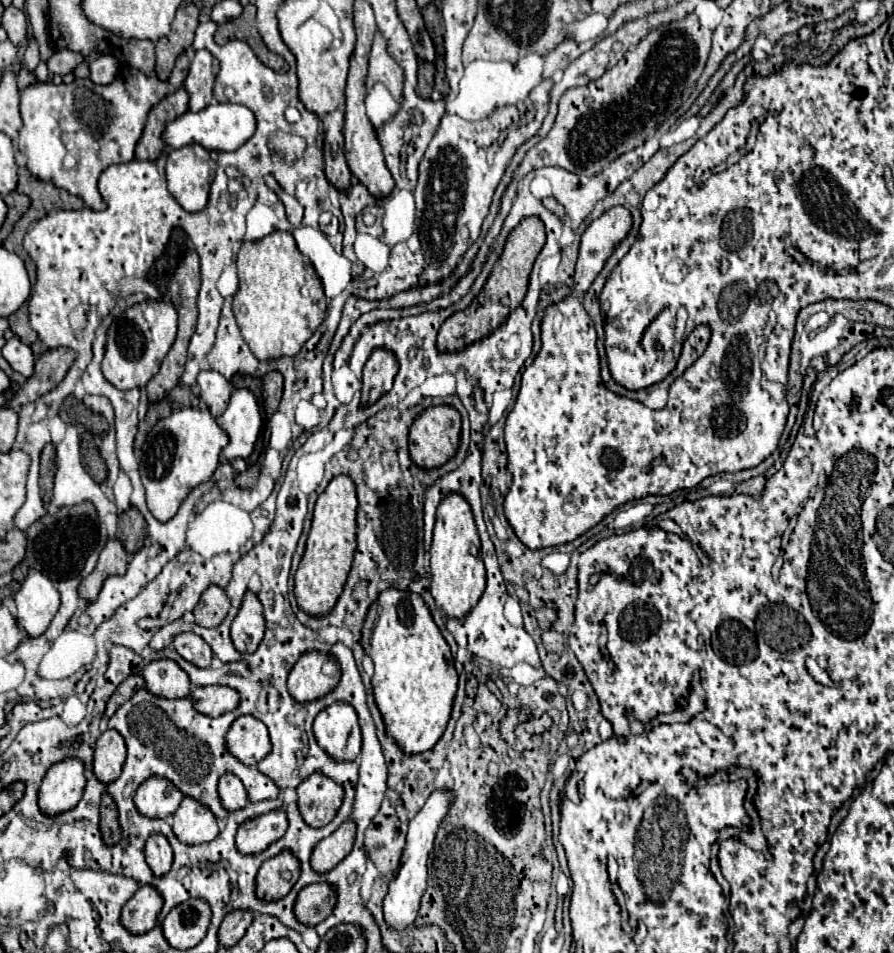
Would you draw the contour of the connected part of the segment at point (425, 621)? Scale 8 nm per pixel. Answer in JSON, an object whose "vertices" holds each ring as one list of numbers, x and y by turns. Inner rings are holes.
{"vertices":[[397,588,383,590,367,610,361,644,365,654,375,662,371,682,387,734,393,736,407,754,433,748,451,718,457,672,451,648,433,622,425,600,415,592,403,592]]}

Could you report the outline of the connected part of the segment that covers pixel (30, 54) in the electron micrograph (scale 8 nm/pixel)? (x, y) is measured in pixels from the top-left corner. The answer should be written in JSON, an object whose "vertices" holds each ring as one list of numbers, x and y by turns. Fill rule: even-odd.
{"vertices":[[33,36,29,38,29,48,25,50,23,64,25,64,29,70,35,70,35,68,37,68,37,64,39,64,39,50,37,50,37,40,35,40]]}

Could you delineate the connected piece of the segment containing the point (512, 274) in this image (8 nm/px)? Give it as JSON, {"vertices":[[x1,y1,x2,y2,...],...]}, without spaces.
{"vertices":[[527,216,523,218,509,234,507,244,501,252,501,256,497,258,497,264,491,270,489,280,485,282,485,286,481,288,481,292,477,294,477,298,461,312,455,312,453,316,449,316,437,336,437,346,439,350,445,352,453,352,453,350,463,350,465,346,469,346,471,342,487,336,493,328,497,328,499,324,505,322,505,318,509,316,509,312,513,308,517,308,521,304,521,300,527,294,527,282,529,282,529,274,533,268,533,262,537,258,537,254,541,252,541,248,545,246,545,226,537,216]]}

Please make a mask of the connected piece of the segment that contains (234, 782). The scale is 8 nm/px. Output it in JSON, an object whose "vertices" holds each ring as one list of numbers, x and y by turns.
{"vertices":[[231,772,219,778,219,796,227,810,239,810,247,804,247,790,243,782]]}

